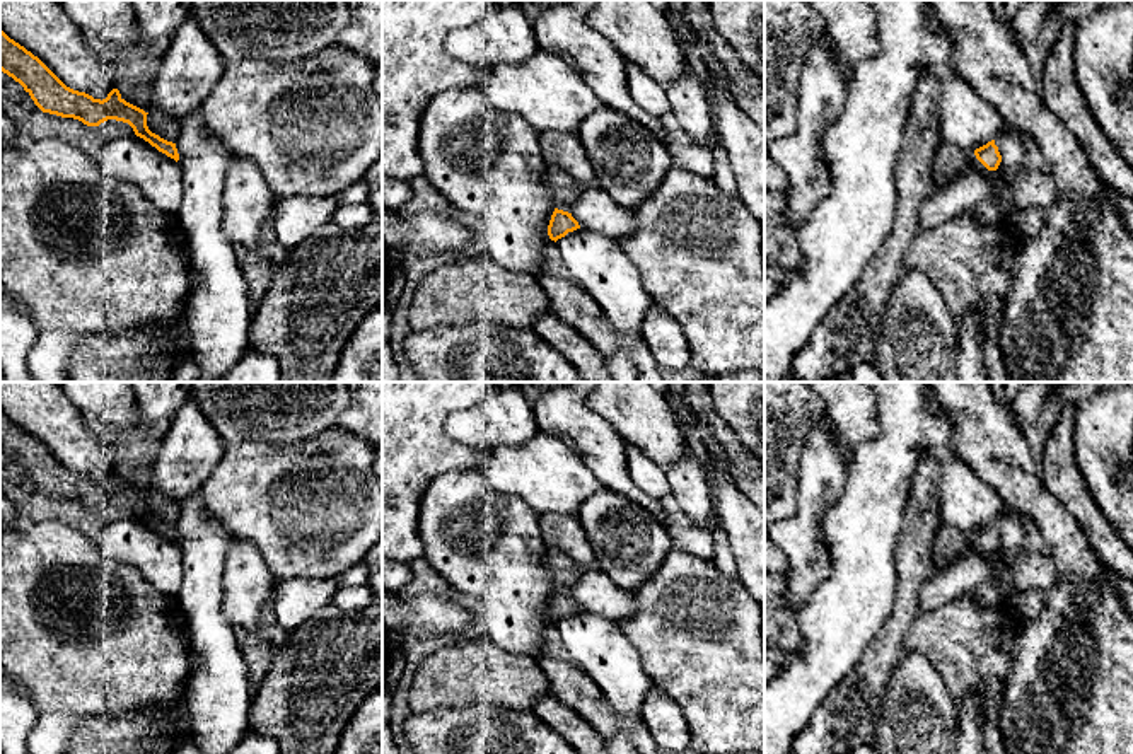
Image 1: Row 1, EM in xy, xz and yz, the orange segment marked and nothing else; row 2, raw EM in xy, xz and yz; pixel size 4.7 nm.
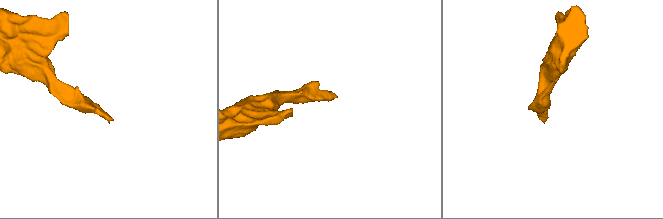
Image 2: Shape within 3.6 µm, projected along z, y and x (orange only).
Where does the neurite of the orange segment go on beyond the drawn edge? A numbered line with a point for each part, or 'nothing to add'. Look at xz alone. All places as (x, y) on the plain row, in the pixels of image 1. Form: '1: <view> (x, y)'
1: xz (563, 568)

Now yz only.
1: yz (951, 543)

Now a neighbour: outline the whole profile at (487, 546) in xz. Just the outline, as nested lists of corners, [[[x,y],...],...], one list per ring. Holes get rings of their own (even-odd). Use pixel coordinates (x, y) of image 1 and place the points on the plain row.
[[[481,467],[447,471],[432,479],[421,496],[418,534],[423,558],[450,585],[454,595],[466,595],[481,606],[483,631],[500,648],[534,658],[546,653],[544,631],[555,626],[548,618],[555,585],[543,565],[548,544],[539,529],[539,515],[524,500],[497,491]]]

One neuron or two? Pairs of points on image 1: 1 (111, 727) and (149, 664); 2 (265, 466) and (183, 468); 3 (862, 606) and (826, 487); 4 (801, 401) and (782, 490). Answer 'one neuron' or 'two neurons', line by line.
1: two neurons
2: two neurons
3: two neurons
4: one neuron

